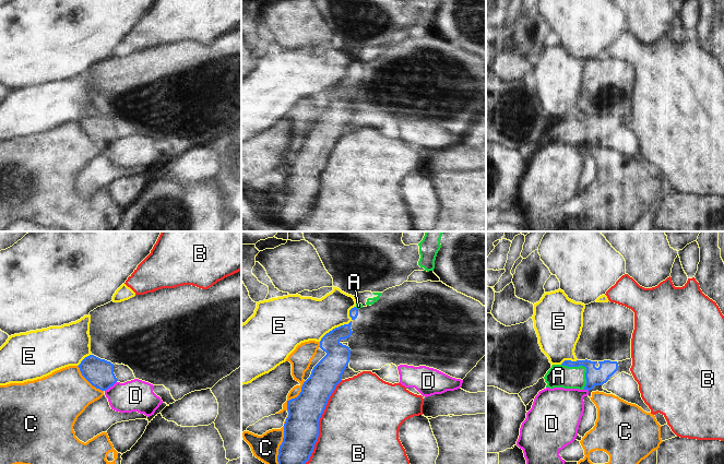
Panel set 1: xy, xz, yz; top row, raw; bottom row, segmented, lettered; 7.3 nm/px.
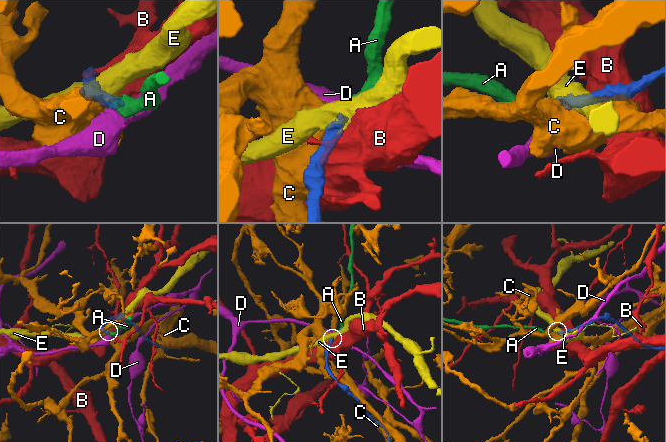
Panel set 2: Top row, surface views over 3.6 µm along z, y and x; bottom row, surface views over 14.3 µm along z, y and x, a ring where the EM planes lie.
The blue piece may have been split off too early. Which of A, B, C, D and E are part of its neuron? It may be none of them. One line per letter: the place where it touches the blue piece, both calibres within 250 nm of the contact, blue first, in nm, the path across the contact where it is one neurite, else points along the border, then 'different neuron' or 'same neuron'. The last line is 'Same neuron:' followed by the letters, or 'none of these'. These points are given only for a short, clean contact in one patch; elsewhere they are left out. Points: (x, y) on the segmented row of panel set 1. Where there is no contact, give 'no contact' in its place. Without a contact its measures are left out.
A: contact yz (584, 366); calibres 130 and 170 nm; way yz (594, 376), (584, 366), (576, 375), (558, 376); same neuron
B: contact xz (318, 421); calibres 260 and 480 nm; different neuron
C: contact xz (281, 444); calibres 260 and 190 nm; different neuron
D: contact xy (110, 385); calibres 200 and 240 nm; border xy (116, 381), (105, 391); different neuron
E: contact xz (342, 325); calibres 180 and 320 nm; border xz (355, 306), (347, 323), (333, 328), (319, 341); different neuron
Same neuron: A

